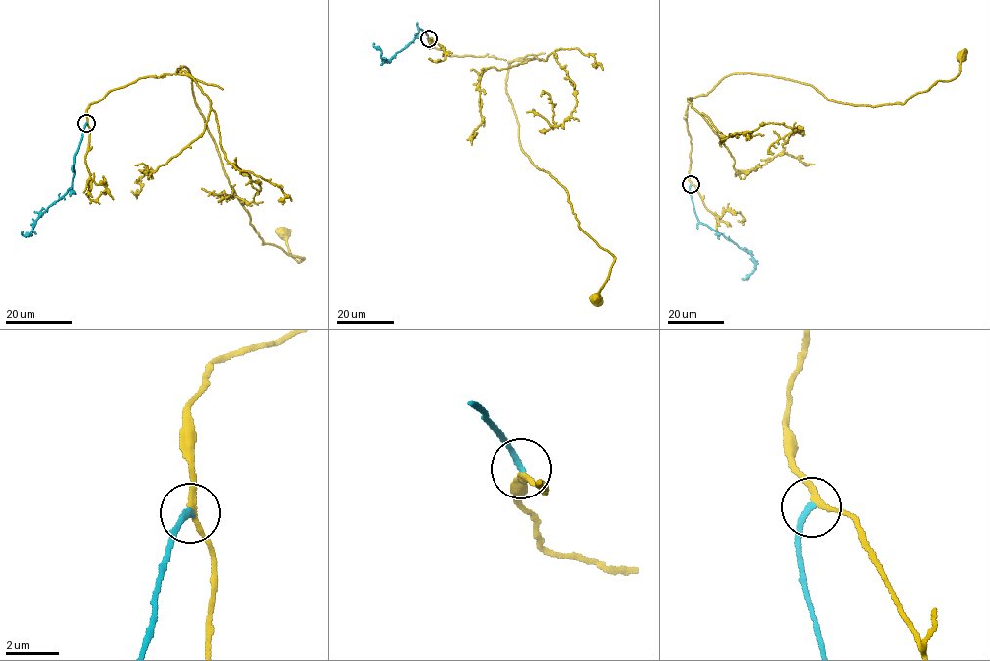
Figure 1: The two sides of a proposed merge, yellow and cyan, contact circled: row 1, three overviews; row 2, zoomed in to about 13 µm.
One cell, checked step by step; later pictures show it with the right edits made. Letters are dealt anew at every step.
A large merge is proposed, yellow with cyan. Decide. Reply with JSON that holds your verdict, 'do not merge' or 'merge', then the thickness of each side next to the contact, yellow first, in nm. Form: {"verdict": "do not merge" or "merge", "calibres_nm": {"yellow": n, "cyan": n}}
{"verdict": "merge", "calibres_nm": {"yellow": 180, "cyan": 200}}

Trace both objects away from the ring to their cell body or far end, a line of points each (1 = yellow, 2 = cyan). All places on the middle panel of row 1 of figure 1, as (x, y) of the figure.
1: (428, 38), (450, 56), (514, 60), (506, 92), (522, 151), (563, 186), (578, 226), (615, 259), (595, 297)
2: (428, 38), (419, 27), (413, 41), (388, 61), (382, 60), (381, 52), (373, 43)

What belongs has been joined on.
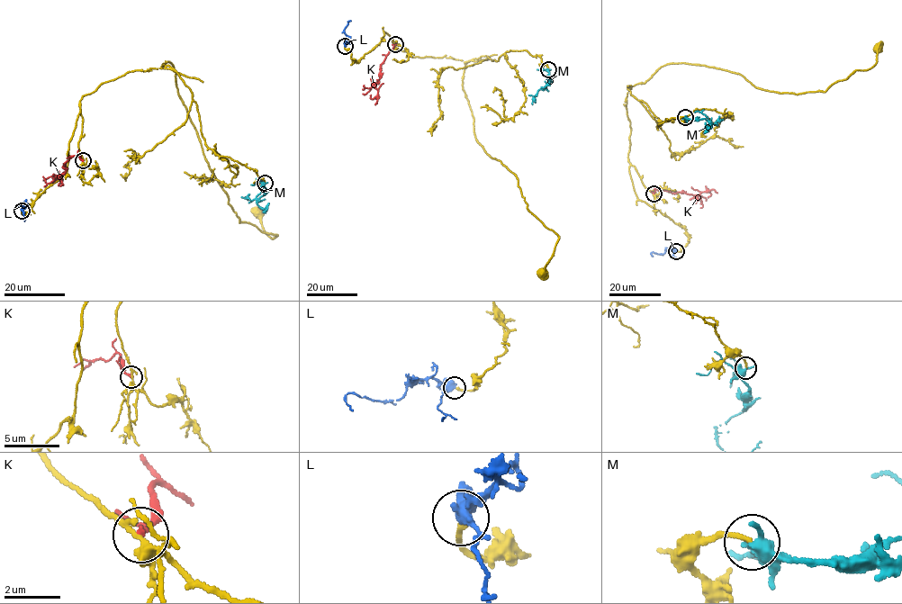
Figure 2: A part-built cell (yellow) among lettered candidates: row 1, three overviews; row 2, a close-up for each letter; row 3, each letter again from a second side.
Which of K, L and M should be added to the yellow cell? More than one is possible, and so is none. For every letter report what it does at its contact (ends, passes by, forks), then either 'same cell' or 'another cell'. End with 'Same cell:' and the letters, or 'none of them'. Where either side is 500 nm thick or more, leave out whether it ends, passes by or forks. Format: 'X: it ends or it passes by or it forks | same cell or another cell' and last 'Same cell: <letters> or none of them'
K: it ends | another cell
L: it forks | same cell
M: it passes by | another cell
Same cell: L

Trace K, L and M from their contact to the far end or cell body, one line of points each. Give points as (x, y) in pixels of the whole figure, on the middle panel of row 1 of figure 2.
K: (395, 44), (381, 65), (381, 77), (375, 85), (378, 96), (374, 104)
L: (344, 46), (348, 38), (344, 29), (350, 21)
M: (548, 69), (548, 81), (542, 89), (546, 85), (545, 81)

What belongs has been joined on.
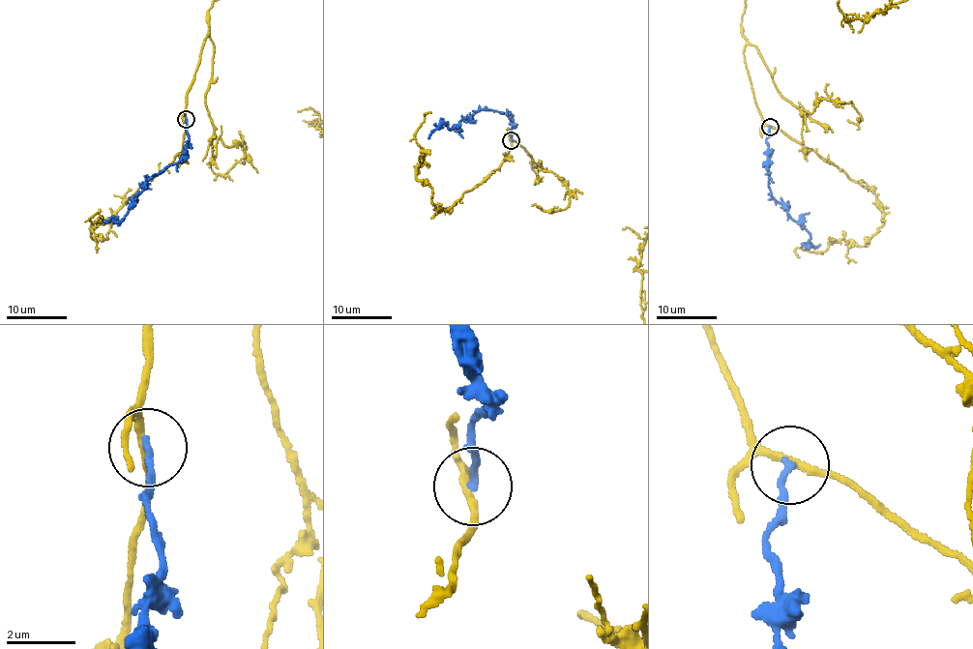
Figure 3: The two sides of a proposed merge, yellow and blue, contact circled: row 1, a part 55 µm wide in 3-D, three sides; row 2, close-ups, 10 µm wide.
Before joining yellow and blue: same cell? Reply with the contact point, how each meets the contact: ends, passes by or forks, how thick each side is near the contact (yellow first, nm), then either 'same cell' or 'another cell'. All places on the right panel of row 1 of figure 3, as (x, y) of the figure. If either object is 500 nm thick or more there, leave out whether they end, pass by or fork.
at (770, 127); yellow passes by; blue ends there; 180 nm thick on the yellow side, 190 nm on the other; another cell

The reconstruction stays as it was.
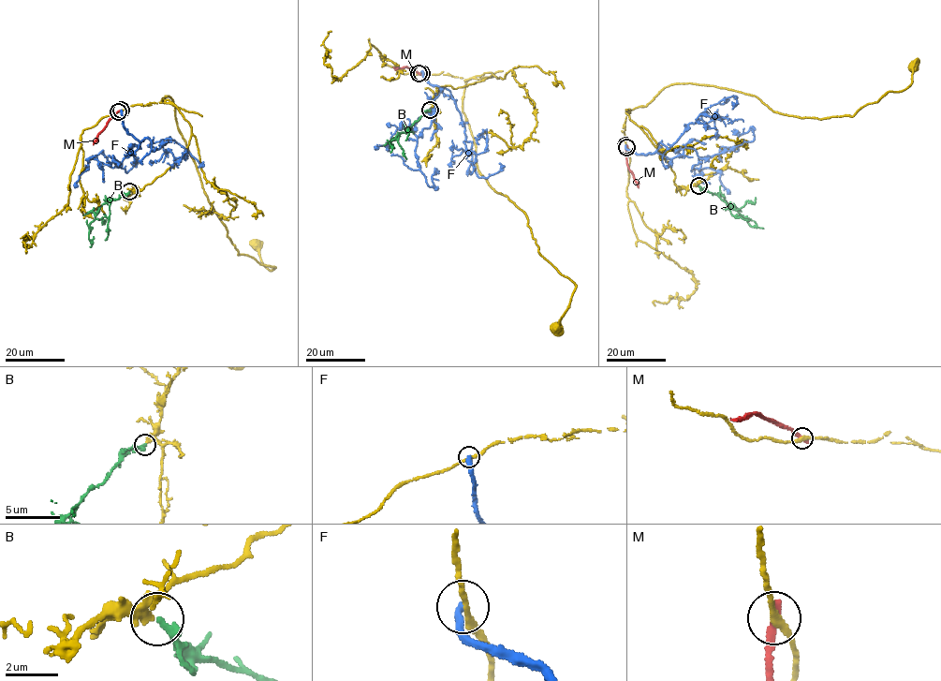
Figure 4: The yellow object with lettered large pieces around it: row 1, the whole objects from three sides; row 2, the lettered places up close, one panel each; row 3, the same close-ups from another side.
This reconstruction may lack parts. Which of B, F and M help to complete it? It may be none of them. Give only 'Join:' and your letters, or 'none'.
Join: B

